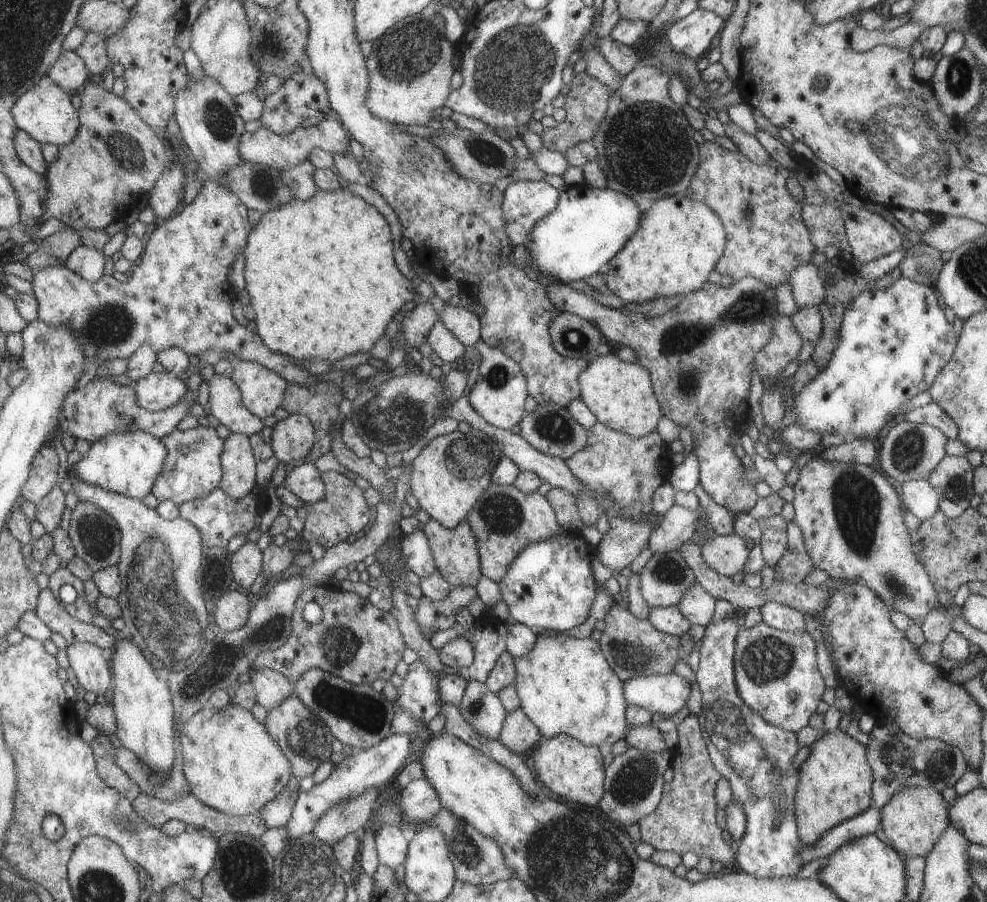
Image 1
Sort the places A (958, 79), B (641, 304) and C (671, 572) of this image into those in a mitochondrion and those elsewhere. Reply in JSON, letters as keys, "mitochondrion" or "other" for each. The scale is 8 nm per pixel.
{"A":"mitochondrion","B":"other","C":"mitochondrion"}

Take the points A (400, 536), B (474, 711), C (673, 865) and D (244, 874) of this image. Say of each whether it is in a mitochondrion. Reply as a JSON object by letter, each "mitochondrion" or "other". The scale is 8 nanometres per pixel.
{"A":"other","B":"mitochondrion","C":"other","D":"mitochondrion"}

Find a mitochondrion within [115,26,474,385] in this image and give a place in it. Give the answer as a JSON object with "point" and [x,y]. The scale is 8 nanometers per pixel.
{"point":[269,52]}

